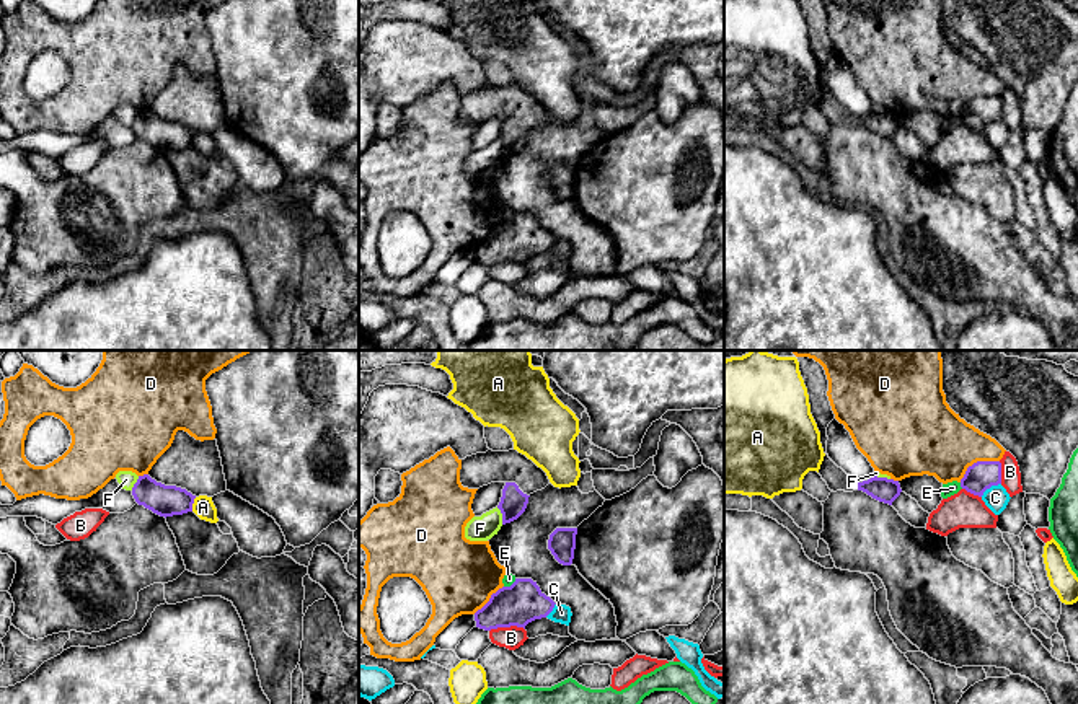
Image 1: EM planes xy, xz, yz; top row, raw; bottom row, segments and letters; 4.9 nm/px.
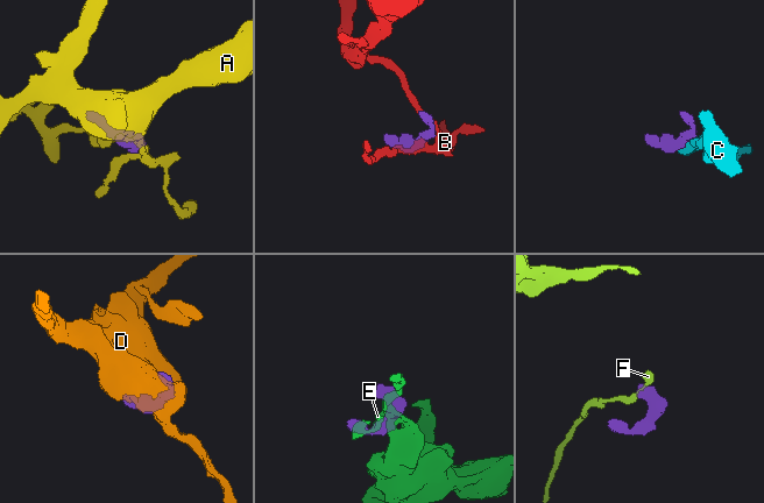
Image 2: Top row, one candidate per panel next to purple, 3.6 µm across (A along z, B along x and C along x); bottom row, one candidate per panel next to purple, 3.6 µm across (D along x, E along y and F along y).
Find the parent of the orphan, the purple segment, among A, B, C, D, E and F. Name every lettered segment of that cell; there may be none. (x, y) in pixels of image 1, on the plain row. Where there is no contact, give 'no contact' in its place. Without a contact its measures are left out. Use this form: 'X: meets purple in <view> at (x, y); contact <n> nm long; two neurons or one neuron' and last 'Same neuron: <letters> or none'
A: meets purple in xy at (193, 137); contact 80 nm long; two neurons
B: meets purple in xz at (506, 261); contact 180 nm long; two neurons
C: meets purple in yz at (990, 121); contact 120 nm long; two neurons
D: meets purple in yz at (977, 96); contact 220 nm long; two neurons
E: meets purple in yz at (961, 121); contact 40 nm long; two neurons
F: meets purple in xz at (503, 150); contact 90 nm long; two neurons
Same neuron: none

